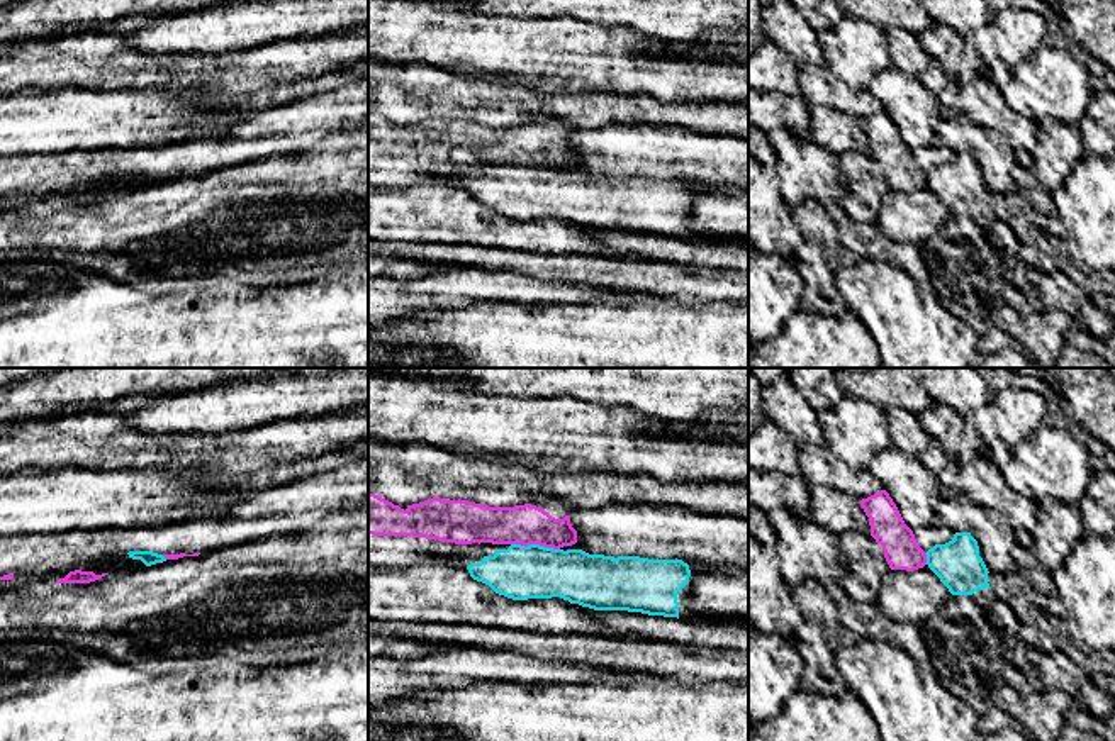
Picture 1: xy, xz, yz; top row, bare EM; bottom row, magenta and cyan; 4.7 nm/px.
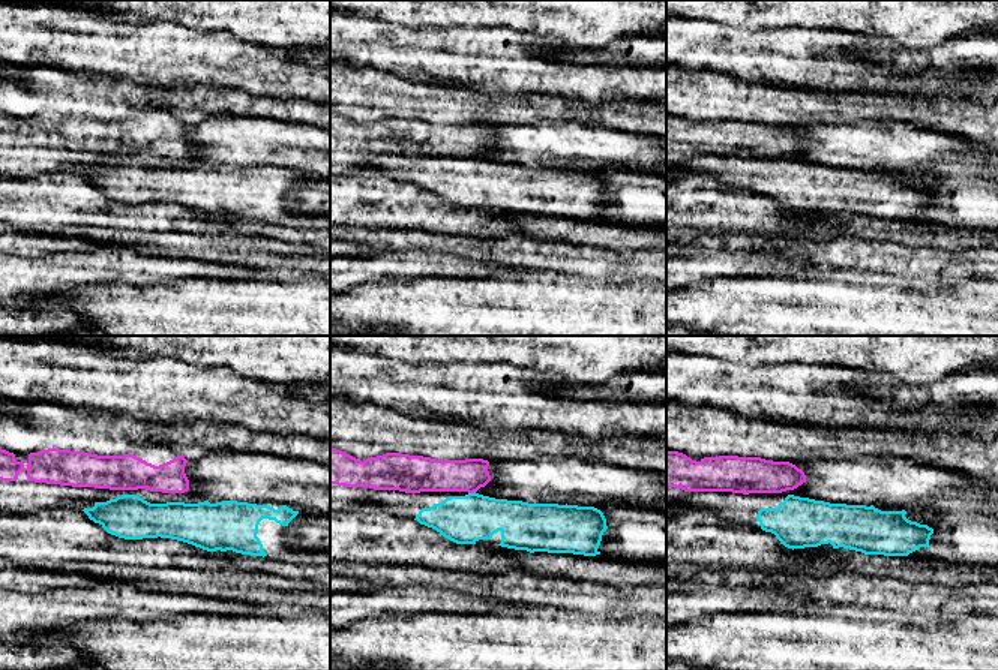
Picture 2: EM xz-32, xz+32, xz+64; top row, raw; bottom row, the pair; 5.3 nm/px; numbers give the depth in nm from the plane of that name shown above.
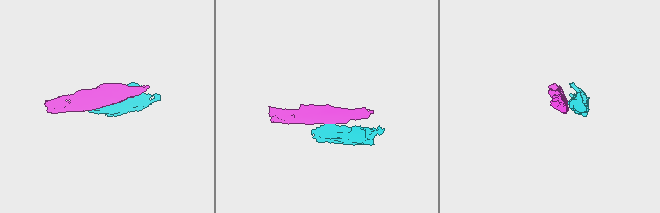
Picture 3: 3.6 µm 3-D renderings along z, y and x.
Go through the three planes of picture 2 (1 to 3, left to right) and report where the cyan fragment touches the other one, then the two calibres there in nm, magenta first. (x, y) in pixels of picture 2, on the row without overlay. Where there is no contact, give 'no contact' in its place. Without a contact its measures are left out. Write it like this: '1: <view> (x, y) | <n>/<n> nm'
1: no contact
2: xz+32 (471, 156) | 180/260 nm
3: no contact

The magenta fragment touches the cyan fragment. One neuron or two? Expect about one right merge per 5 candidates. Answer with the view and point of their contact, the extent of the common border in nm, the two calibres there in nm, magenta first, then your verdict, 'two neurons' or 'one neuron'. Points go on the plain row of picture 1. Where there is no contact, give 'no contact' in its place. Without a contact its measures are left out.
xz (535, 163) | 240 nm | 190/260 nm | two neurons

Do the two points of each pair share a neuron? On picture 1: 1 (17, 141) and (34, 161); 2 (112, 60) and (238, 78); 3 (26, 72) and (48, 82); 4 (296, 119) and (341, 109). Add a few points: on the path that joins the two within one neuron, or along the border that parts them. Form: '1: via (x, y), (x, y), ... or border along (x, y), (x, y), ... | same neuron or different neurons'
1: border along (67, 150), (17, 155) | different neurons
2: via (143, 61), (155, 70), (207, 70) | same neuron
3: via (31, 72), (38, 72), (43, 77) | same neuron
4: via (308, 117), (330, 112) | same neuron

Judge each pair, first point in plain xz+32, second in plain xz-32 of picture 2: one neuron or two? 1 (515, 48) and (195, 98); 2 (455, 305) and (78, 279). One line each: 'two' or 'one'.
1: two
2: two

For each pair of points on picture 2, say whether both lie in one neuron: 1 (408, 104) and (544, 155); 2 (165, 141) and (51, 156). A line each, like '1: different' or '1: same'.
1: different
2: same

